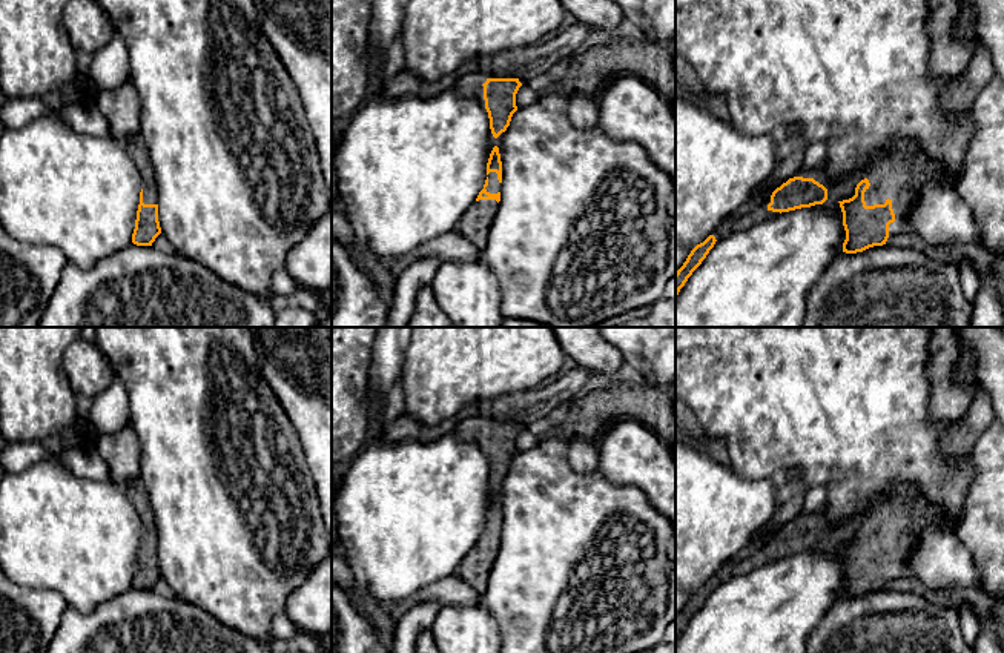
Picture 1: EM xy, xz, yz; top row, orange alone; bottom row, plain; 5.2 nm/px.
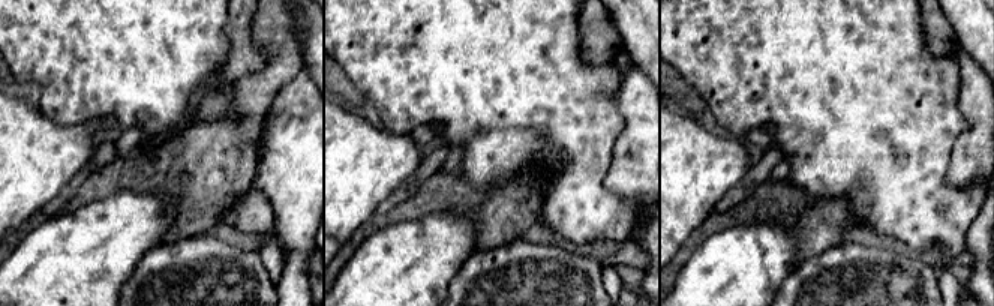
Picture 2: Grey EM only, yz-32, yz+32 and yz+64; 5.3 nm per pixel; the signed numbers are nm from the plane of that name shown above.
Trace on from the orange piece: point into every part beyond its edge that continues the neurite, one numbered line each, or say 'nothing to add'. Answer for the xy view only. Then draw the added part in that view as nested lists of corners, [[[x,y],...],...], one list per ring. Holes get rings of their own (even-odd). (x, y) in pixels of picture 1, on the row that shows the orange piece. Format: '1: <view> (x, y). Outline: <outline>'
1: xy (135, 148). Outline: [[[140,134],[130,135],[123,144],[140,174],[143,203],[158,204],[158,194],[155,189],[155,174],[152,171],[147,148],[144,144],[143,137]]]

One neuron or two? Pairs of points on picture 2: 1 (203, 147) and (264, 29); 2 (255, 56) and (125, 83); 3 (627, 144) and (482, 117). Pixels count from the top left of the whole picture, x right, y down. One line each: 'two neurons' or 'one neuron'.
1: one neuron
2: two neurons
3: two neurons

